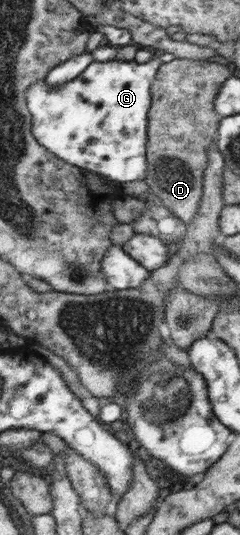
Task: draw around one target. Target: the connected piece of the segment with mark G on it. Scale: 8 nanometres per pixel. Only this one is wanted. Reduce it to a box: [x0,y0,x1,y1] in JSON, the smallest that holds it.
[25,56,160,183]

